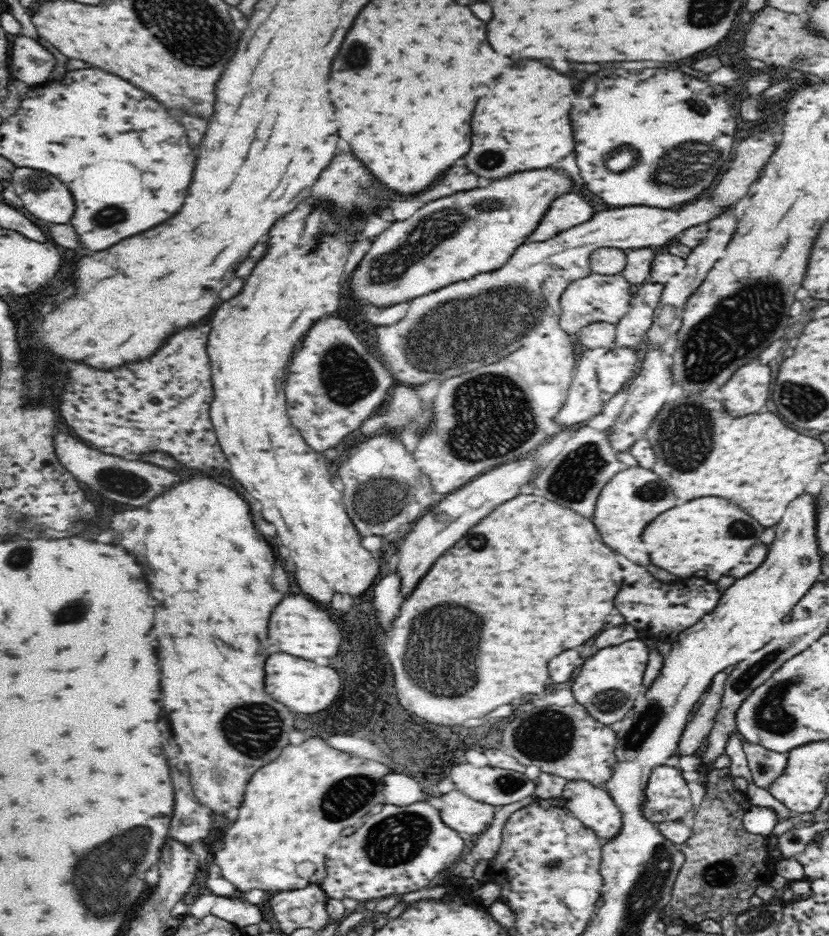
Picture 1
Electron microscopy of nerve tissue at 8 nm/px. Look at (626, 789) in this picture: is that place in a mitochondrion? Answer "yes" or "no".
no

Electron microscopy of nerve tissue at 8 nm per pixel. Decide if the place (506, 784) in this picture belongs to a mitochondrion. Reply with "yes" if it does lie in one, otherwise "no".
yes

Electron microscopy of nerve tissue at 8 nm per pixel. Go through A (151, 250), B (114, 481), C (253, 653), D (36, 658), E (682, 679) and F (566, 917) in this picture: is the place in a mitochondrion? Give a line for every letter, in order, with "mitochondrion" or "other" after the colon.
A: other
B: mitochondrion
C: other
D: other
E: other
F: other

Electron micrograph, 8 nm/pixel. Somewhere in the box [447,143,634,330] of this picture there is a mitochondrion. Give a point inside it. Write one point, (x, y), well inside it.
(491, 159)

